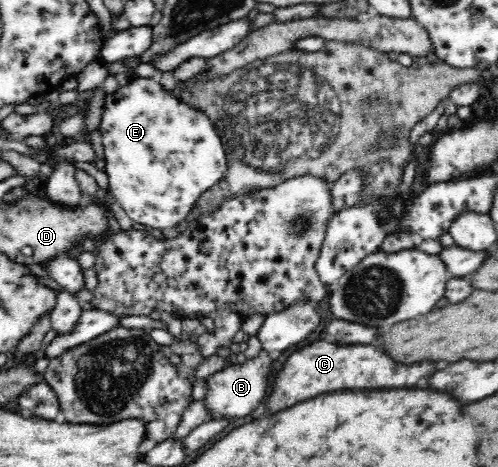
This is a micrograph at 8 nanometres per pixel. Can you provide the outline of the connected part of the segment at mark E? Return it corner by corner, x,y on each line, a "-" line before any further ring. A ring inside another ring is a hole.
157,77
131,79
125,87
108,93
103,107
98,128
104,146
104,172
112,195
132,221
160,231
177,228
190,215
202,193
226,175
228,159
215,123
202,109
190,107
164,89

